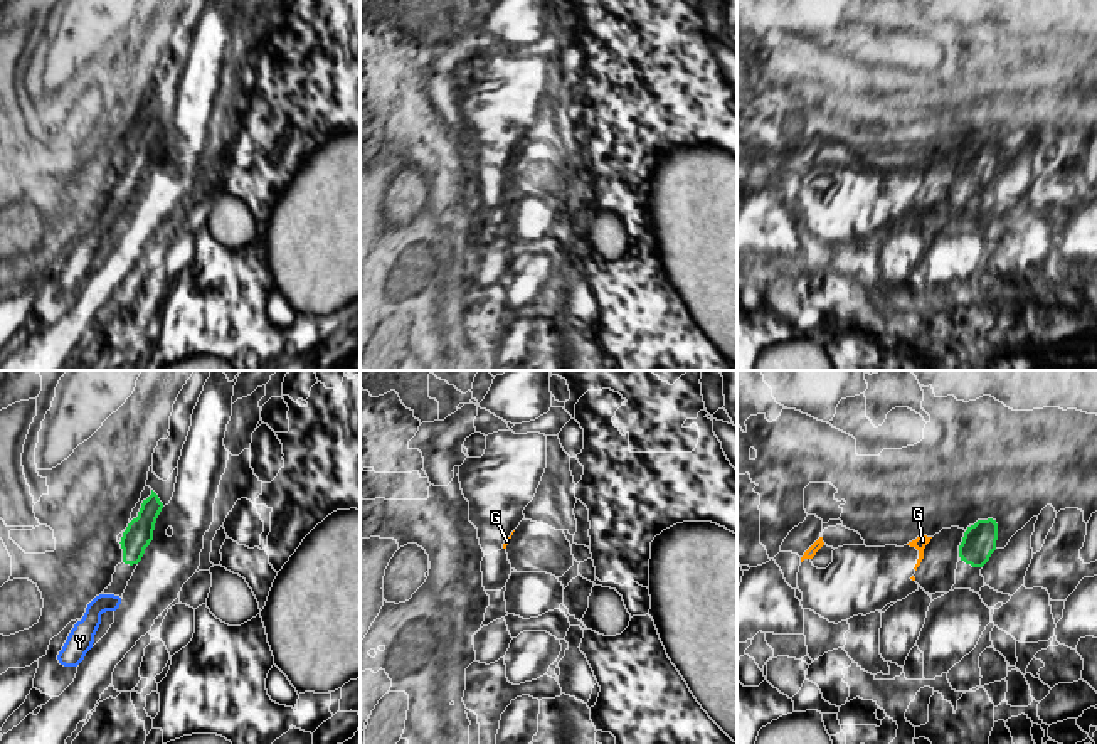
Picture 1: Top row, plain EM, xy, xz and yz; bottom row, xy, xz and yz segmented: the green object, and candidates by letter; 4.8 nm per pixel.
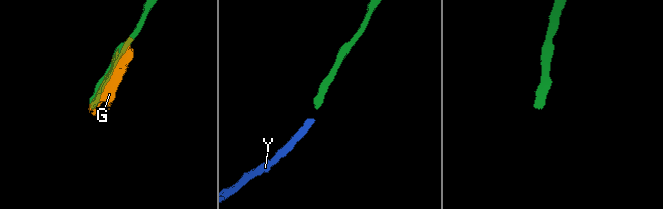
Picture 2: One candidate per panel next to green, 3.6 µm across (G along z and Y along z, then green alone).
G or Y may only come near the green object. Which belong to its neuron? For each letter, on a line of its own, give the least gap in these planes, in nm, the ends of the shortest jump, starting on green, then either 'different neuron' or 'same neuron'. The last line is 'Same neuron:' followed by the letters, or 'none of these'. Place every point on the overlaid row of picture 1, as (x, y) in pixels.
G: gap 140 nm; span yz (959, 546), (931, 537); different neuron
Y: gap 160 nm; span xy (125, 563), (113, 595); same neuron
Same neuron: Y

